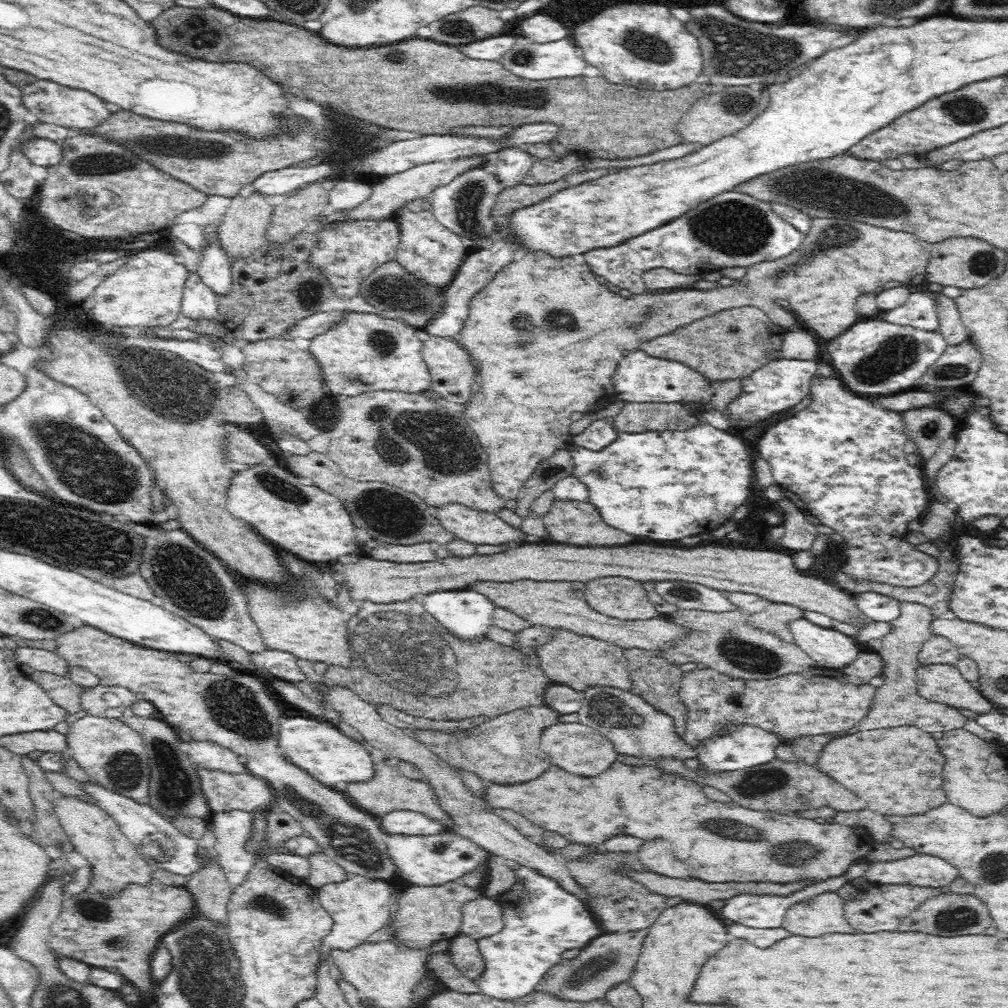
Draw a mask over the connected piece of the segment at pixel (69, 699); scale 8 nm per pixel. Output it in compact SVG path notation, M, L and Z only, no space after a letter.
M33 671L28 678L46 690L55 706L64 709L65 718L80 710L79 696L85 688L73 682L70 677L62 677L44 671Z

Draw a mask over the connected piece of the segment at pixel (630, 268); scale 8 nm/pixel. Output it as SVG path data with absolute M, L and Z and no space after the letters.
M732 189L703 201L664 226L646 230L614 246L594 247L583 253L592 274L634 295L644 291L642 276L653 268L667 268L686 276L718 274L724 268L748 268L777 259L799 248L804 233L778 217L766 201Z

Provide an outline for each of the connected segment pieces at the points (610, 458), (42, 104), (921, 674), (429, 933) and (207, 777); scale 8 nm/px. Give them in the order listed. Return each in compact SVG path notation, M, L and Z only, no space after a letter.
M693 411L693 414L696 422L684 430L652 430L640 431L634 434L617 431L617 437L608 446L604 446L600 450L590 450L574 444L567 445L573 464L571 475L584 484L586 491L588 491L588 503L598 511L598 516L602 517L602 521L606 525L612 526L612 529L618 529L623 533L626 532L626 534L630 534L630 537L640 536L640 538L650 538L650 540L657 540L660 543L670 542L670 540L681 540L686 536L696 536L696 534L704 534L704 532L710 532L710 530L718 528L742 504L748 502L748 498L752 494L752 478L754 478L750 448L744 444L744 440L728 434L729 431L719 430L708 424L701 415L701 411Z
M37 80L20 89L20 101L27 110L29 119L40 123L57 124L73 130L82 131L90 126L96 126L110 114L105 102L90 96L90 93L84 90L72 90L47 80Z
M926 664L916 669L917 696L956 710L970 710L978 716L996 709L979 689L972 688L956 665Z
M457 881L444 886L410 886L398 894L395 926L397 938L408 948L424 949L433 942L442 940L445 944L458 935L463 919L465 904L484 897L481 888L462 886Z
M194 764L194 776L198 779L200 793L204 797L204 803L206 803L210 814L235 810L250 813L259 807L272 807L268 785L248 772L228 772L226 770L204 768Z

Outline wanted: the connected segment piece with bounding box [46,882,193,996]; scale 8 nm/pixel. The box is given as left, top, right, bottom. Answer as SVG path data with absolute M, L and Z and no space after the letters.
M128 882L116 891L87 889L64 898L48 936L48 947L58 958L67 957L90 967L114 967L144 996L152 996L148 960L162 934L193 907L186 888L160 883Z

